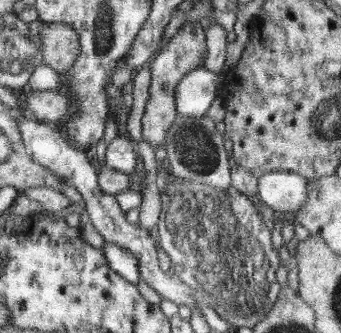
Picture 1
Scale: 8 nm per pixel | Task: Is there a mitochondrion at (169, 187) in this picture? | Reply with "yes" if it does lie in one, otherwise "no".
yes

